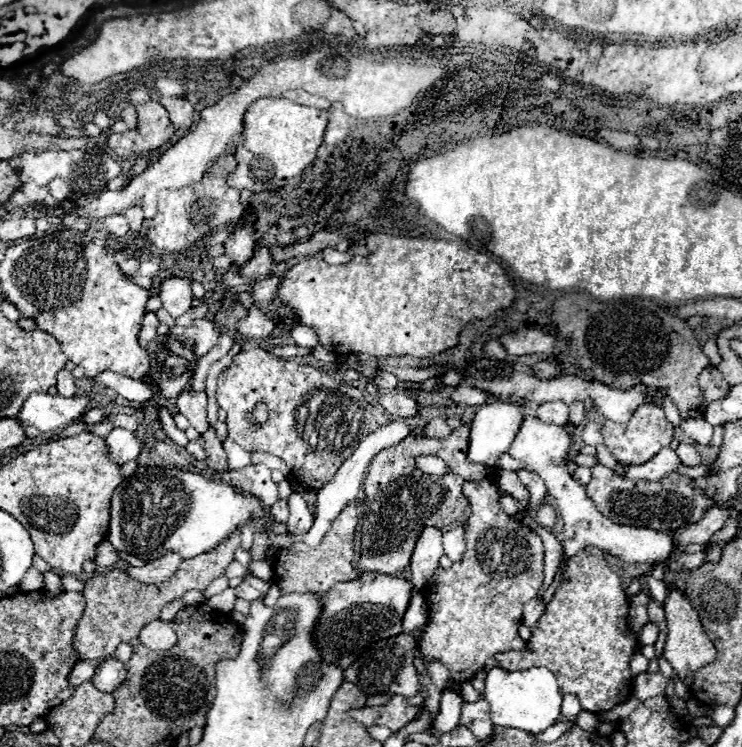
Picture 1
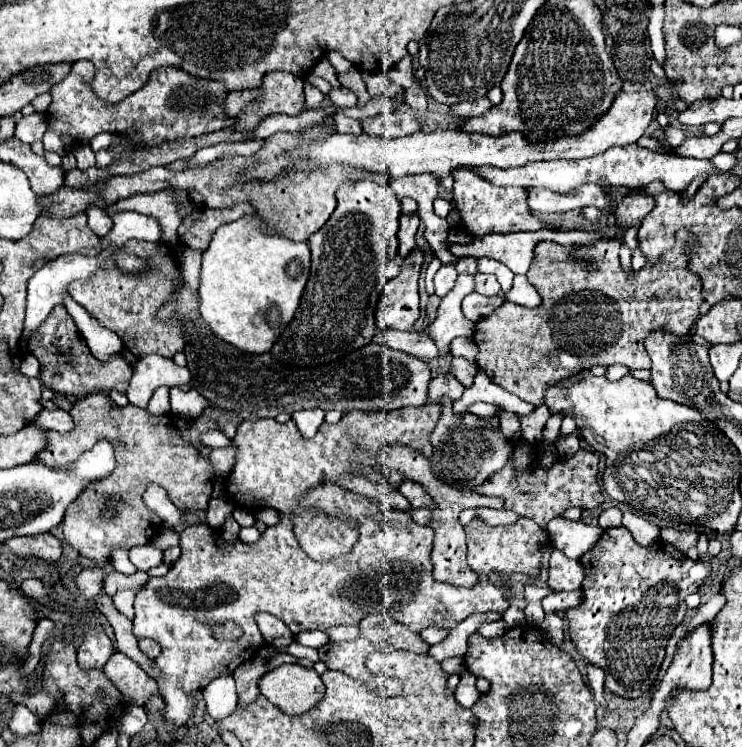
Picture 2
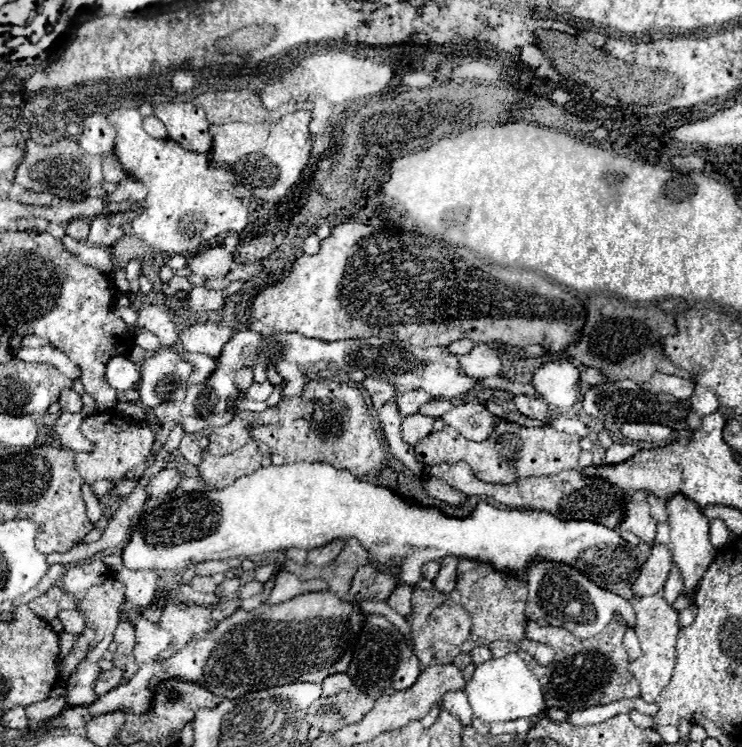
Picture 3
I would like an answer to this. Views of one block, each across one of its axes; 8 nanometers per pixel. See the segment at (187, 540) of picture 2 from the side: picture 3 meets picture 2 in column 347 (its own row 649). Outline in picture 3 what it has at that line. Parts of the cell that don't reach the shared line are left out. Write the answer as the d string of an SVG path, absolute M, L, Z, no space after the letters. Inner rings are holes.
M614 616L610 624L594 638L574 638L570 630L554 626L538 626L536 622L526 624L526 638L544 642L554 648L556 656L550 666L530 664L530 670L538 676L548 708L562 708L564 712L576 712L590 706L604 706L616 700L640 698L640 688L634 676L628 672L628 654L622 646L626 622ZM492 642L488 648L492 650L494 656L506 656L506 654L518 650L514 644L508 644L508 642Z

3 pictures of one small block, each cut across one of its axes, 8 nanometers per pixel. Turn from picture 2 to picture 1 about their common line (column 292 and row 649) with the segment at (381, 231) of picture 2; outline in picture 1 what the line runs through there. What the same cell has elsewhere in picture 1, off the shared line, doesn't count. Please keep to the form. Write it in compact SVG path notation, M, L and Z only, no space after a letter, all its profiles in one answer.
M368 572L356 580L334 584L334 588L320 598L322 610L312 632L312 640L316 642L322 660L346 670L360 656L358 650L366 648L366 644L402 632L402 618L408 608L410 594L412 584L408 580L382 576L380 572Z

